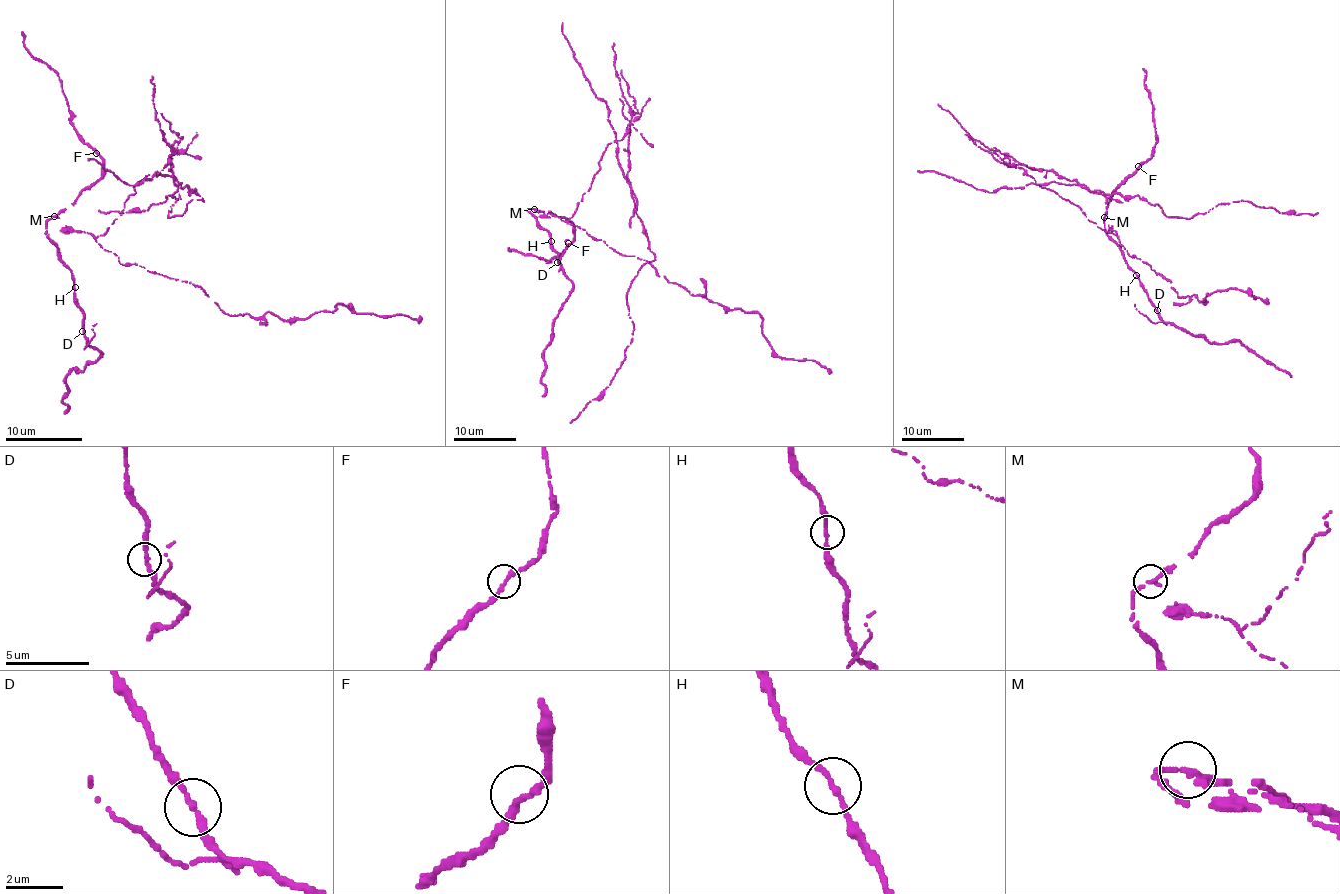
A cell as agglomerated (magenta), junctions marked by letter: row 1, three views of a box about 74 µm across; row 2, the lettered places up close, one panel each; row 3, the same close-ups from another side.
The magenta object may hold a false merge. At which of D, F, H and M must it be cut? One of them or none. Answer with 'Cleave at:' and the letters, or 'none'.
Cleave at: M

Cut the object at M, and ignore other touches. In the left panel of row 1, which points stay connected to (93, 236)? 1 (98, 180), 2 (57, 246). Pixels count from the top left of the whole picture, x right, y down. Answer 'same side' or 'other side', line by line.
1: other side
2: other side

